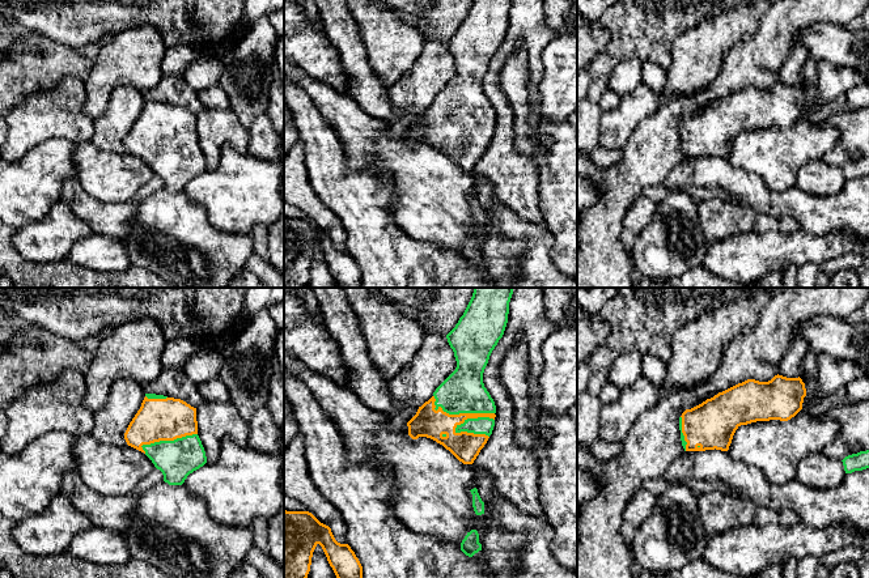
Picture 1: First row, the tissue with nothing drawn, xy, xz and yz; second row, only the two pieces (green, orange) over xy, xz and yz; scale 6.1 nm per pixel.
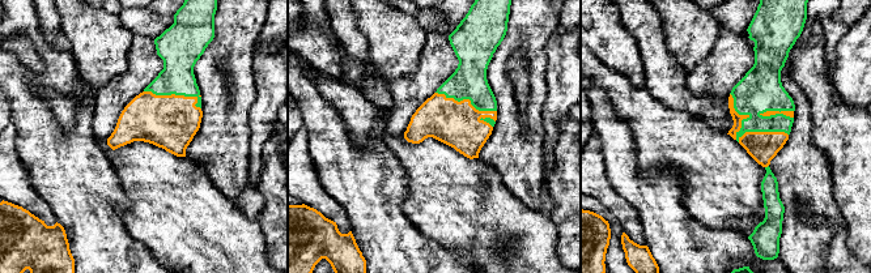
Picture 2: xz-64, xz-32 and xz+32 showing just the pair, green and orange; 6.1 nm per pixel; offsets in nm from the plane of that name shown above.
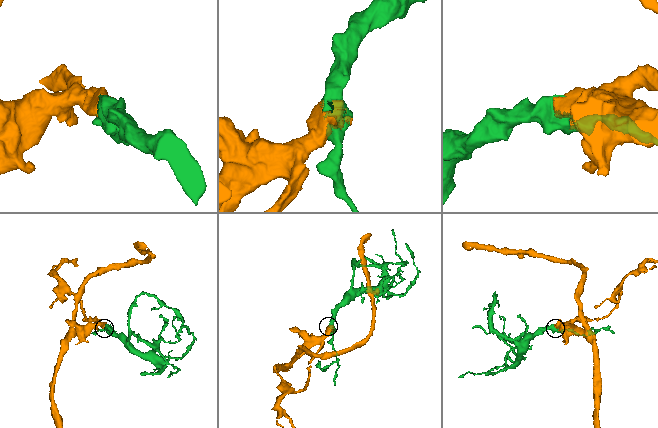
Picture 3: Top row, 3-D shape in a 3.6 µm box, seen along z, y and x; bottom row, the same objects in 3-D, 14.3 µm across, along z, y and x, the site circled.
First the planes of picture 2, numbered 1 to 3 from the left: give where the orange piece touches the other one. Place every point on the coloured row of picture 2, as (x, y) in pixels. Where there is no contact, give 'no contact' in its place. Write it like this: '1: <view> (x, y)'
1: xz-64 (177, 94)
2: xz-32 (467, 98)
3: xz+32 (738, 137)

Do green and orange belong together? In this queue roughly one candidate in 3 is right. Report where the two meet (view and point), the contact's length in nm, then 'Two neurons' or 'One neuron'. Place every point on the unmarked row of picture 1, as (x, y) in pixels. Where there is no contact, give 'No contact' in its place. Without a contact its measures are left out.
Touches green at xz (473, 126). Shared border 260 nm. One neuron

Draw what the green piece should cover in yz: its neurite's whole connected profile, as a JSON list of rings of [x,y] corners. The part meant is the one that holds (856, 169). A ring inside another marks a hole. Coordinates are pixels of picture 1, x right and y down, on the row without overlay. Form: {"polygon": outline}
{"polygon": [[[869,157],[848,162],[842,169],[845,180],[866,177],[869,175]]]}

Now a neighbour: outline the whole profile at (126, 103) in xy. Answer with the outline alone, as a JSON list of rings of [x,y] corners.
[[[130,85],[114,89],[103,114],[93,122],[90,143],[99,150],[126,154],[124,140],[145,105],[143,93]]]

